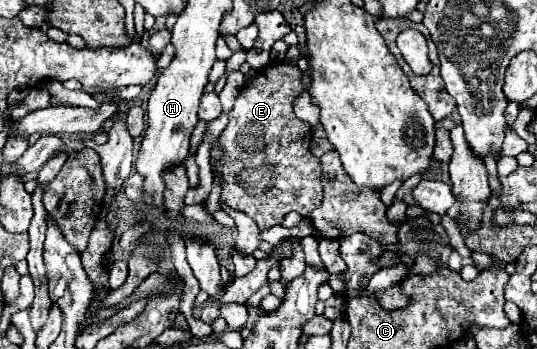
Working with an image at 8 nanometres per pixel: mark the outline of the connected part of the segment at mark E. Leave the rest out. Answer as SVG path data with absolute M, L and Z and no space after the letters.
M273 63L261 69L247 87L241 89L233 111L229 113L229 125L219 135L219 143L225 151L219 161L217 173L223 179L221 199L235 211L249 215L261 231L281 225L285 215L297 211L303 217L321 205L323 185L321 185L321 165L319 159L309 151L311 127L299 121L293 113L293 99L303 91L301 87L301 71L297 65L289 63Z

